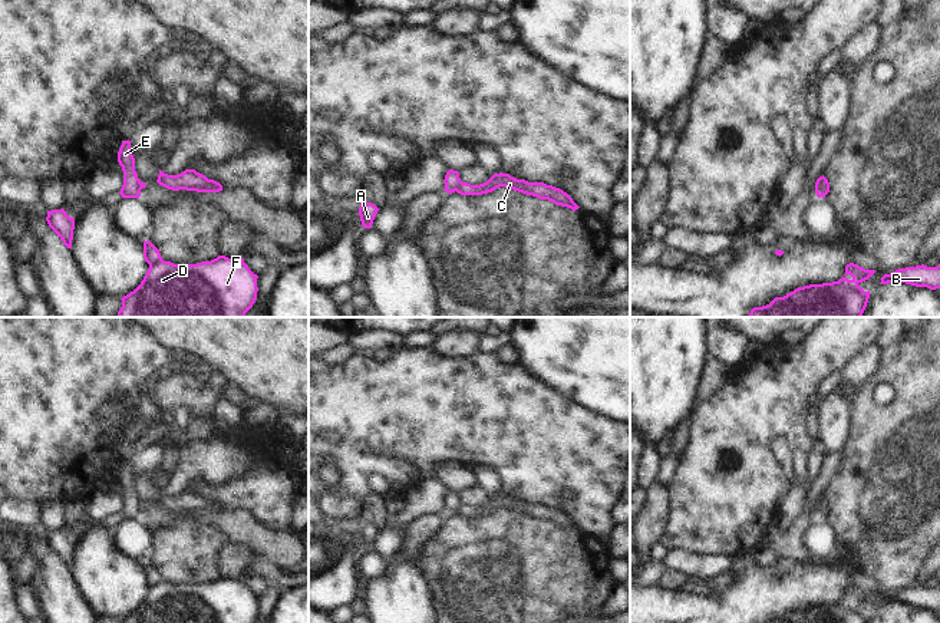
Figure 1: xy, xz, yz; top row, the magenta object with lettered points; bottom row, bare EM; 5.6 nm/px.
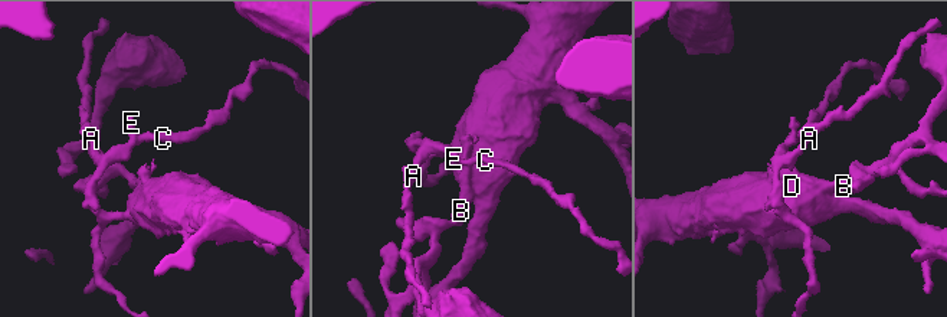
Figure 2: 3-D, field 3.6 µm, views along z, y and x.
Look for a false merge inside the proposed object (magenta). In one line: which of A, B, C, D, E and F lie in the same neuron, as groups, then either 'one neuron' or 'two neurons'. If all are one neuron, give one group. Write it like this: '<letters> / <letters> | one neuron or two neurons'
A D E F / B C | two neurons

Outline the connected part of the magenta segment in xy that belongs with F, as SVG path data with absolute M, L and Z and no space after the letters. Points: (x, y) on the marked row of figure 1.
M218 256L197 264L158 261L141 284L123 296L118 317L244 317L257 300L257 278L244 258Z

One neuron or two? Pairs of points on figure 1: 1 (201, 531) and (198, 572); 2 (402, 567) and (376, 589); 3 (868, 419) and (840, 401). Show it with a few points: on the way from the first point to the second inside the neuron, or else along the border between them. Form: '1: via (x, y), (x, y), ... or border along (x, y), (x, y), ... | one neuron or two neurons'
1: via (198, 541), (198, 561) | one neuron
2: via (396, 573), (382, 587) | one neuron
3: border along (870, 379), (857, 385), (850, 395), (850, 427) | two neurons

